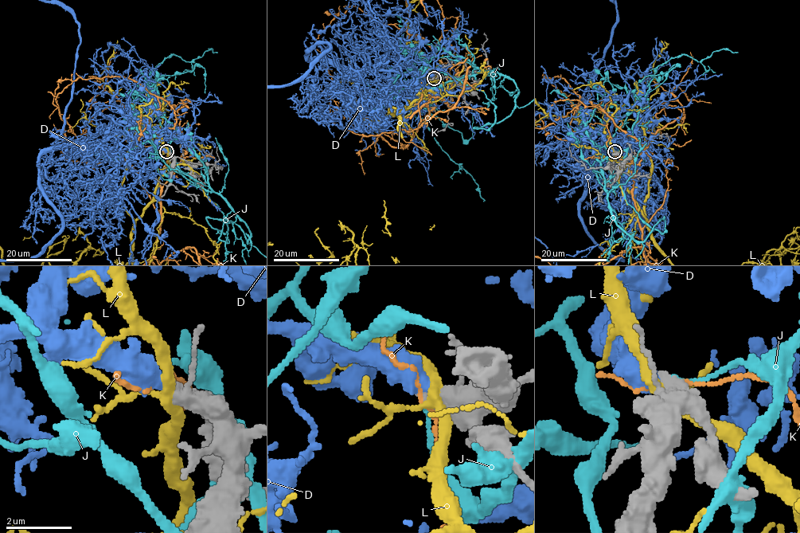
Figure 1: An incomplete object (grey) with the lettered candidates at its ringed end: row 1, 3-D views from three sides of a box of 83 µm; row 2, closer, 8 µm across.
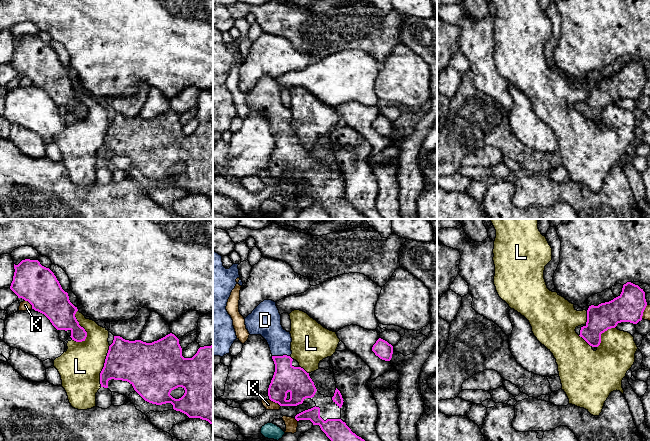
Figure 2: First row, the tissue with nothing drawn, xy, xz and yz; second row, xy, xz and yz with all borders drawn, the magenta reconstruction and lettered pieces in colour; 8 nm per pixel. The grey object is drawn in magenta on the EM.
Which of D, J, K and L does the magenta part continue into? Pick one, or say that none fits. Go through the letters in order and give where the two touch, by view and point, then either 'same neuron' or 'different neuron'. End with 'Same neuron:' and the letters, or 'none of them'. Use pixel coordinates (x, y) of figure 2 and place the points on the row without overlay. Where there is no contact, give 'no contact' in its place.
D: contact xz (280, 132); same neuron
J: no contact; different neuron
K: contact yz (643, 87); different neuron
L: contact xy (80, 102); different neuron
Same neuron: D

